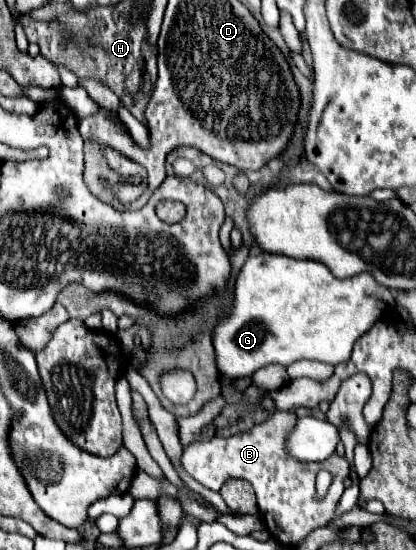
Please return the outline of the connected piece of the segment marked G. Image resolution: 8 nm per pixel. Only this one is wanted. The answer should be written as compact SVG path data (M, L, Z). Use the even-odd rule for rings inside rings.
M265 251L249 255L235 279L233 293L235 295L229 309L219 315L213 329L215 365L217 371L227 377L249 377L253 371L271 363L289 367L299 359L321 361L329 365L347 363L347 359L351 359L353 343L371 329L385 309L393 311L395 307L393 293L387 287L381 287L369 273L359 273L351 279L337 279L319 261L291 259L287 255Z

